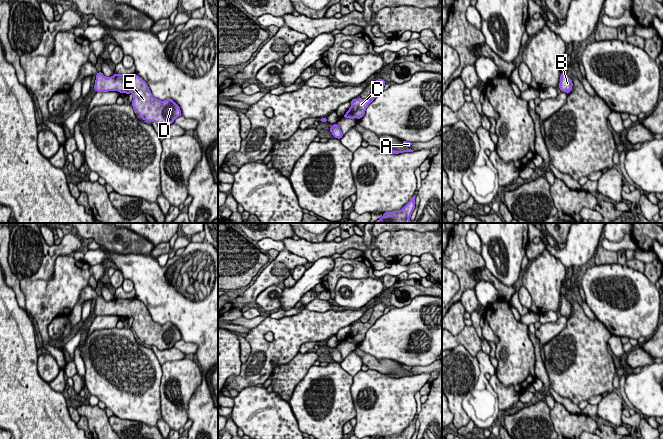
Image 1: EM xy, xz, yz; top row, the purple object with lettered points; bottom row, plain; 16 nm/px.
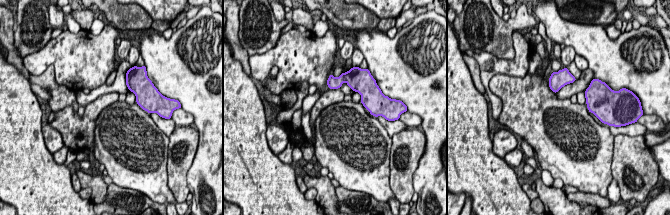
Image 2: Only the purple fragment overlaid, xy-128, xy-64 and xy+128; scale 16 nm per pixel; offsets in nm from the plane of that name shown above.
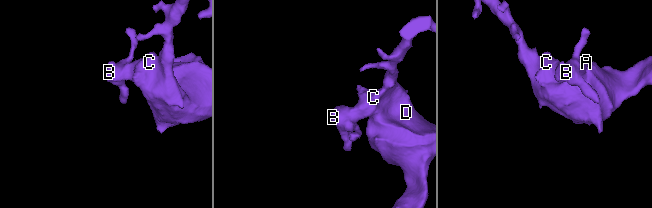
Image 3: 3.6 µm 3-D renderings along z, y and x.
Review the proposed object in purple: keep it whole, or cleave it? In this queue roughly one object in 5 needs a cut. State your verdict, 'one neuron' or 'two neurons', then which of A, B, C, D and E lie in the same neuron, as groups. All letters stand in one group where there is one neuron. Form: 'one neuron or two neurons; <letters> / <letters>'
one neuron; A B C D E

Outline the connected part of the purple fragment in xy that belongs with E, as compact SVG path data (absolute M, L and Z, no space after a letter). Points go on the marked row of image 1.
M98 72L94 90L133 93L131 105L139 116L143 120L156 122L159 126L170 125L182 115L180 107L172 99L161 101L154 98L147 83L137 74L114 74L111 77L105 77L102 72Z

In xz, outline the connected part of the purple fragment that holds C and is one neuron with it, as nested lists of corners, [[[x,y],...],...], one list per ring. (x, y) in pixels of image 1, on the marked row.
[[[378,79],[373,83],[373,89],[368,98],[353,99],[351,100],[351,107],[343,116],[349,119],[361,119],[365,115],[368,105],[384,90],[386,82],[383,79]]]

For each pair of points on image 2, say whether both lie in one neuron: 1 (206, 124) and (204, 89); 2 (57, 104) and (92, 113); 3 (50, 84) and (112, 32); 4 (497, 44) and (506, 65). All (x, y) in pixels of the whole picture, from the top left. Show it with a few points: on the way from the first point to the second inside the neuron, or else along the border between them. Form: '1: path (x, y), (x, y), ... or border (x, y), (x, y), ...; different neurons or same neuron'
1: path (206, 115), (206, 98); same neuron
2: border (77, 111), (71, 105), (67, 105), (54, 112); different neurons
3: border (31, 74), (52, 65), (54, 79), (73, 91); different neurons
4: border (512, 36), (512, 58), (480, 52); different neurons

